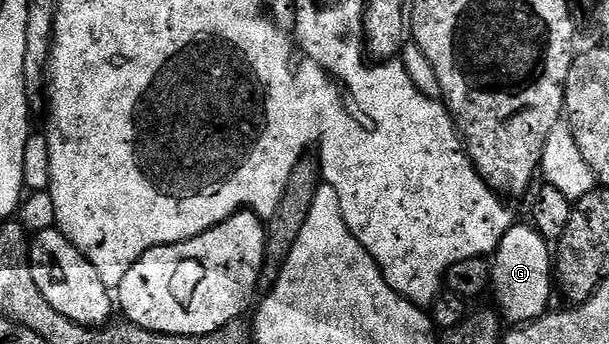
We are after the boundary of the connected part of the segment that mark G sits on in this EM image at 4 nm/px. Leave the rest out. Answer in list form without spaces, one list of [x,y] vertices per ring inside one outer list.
[[[514,225],[497,247],[491,259],[491,291],[497,294],[496,310],[509,325],[524,325],[550,310],[551,247],[532,225]]]

